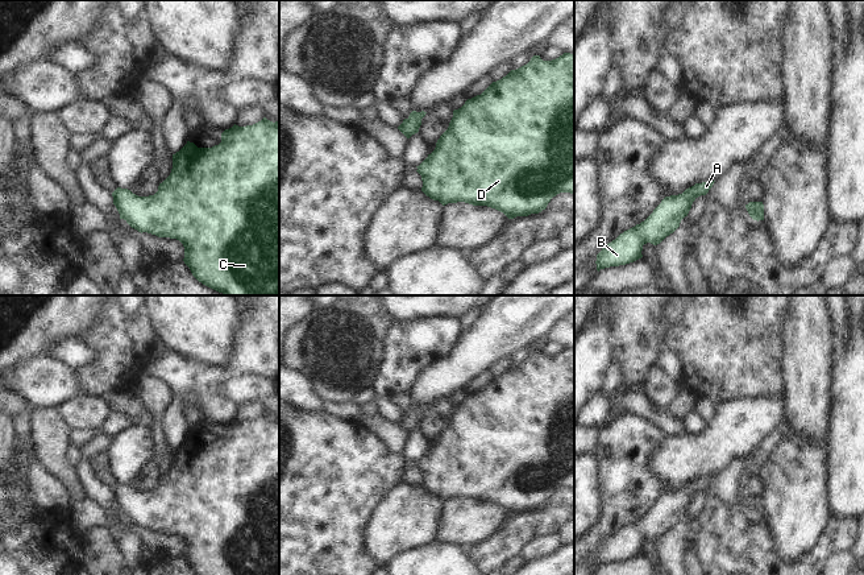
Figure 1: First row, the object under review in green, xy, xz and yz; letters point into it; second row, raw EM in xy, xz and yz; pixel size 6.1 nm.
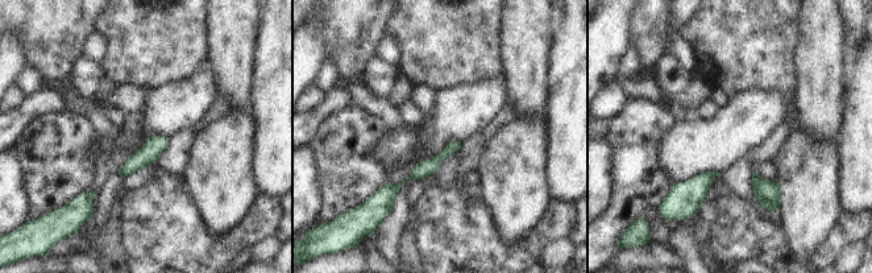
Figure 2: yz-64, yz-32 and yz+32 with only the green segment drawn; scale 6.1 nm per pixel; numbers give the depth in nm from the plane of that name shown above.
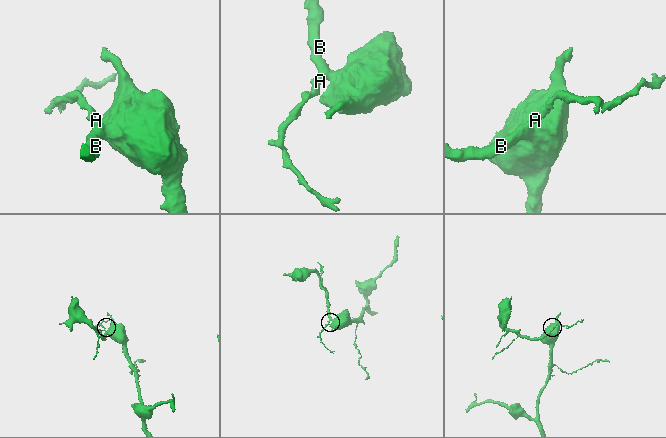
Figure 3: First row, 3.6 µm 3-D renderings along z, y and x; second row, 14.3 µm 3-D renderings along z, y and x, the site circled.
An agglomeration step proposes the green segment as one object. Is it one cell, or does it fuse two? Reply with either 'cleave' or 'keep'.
keep

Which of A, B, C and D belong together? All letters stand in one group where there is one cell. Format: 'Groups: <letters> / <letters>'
Groups: A B C D.

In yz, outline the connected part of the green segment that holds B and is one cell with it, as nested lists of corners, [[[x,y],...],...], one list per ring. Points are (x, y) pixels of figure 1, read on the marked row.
[[[714,182],[695,183],[682,194],[665,197],[644,222],[624,231],[602,248],[597,255],[597,270],[626,265],[641,258],[643,245],[647,243],[657,245],[673,233],[681,220],[688,216],[693,202],[698,197],[706,195]]]

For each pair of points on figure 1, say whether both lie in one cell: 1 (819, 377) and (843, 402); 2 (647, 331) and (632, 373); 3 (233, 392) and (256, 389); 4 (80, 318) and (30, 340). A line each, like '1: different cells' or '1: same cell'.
1: different cells
2: same cell
3: same cell
4: same cell

